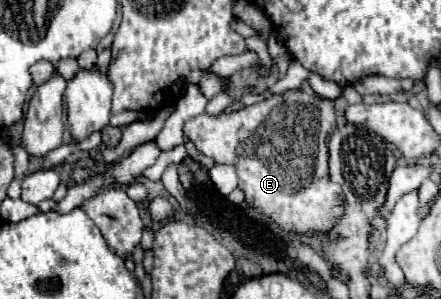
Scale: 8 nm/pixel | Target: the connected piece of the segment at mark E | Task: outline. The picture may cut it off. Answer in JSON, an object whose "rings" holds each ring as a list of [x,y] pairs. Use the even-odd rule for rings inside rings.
{"rings":[[[292,90],[286,94],[272,94],[262,102],[234,112],[220,112],[214,116],[204,112],[194,116],[184,124],[184,136],[194,142],[198,152],[210,156],[216,164],[232,164],[238,172],[238,186],[244,190],[246,202],[276,220],[278,226],[300,234],[324,234],[344,214],[344,194],[328,180],[328,136],[334,128],[336,112],[332,100]]]}

